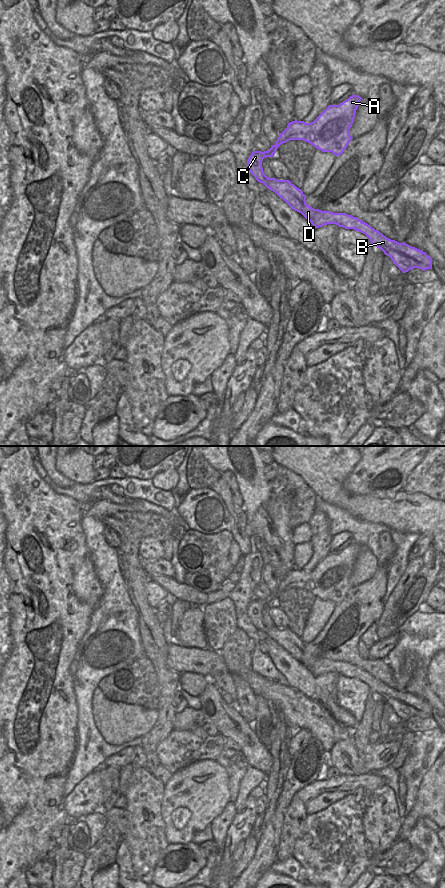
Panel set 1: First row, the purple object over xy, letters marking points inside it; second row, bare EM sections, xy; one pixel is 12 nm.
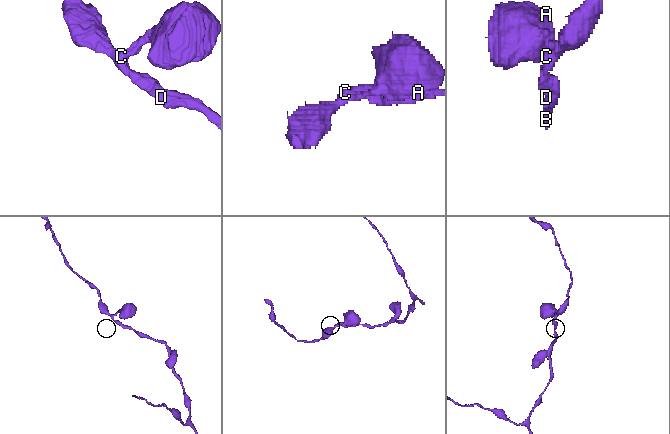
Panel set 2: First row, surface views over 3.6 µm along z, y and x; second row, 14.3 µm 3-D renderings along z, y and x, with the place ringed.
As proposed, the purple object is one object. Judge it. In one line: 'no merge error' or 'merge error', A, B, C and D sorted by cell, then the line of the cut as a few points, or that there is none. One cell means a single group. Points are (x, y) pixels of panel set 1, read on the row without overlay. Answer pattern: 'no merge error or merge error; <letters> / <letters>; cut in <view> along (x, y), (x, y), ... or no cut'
no merge error; A B C D; no cut

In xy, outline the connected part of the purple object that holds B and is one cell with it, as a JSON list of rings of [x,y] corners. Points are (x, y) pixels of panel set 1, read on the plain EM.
[[[352,543],[339,553],[329,553],[313,570],[292,569],[279,581],[275,593],[267,599],[253,599],[247,608],[247,616],[255,627],[275,640],[293,658],[301,661],[315,676],[327,672],[336,672],[345,677],[354,677],[365,682],[371,692],[389,704],[403,721],[419,716],[423,719],[432,717],[432,707],[425,700],[408,692],[399,691],[384,684],[367,671],[346,661],[333,661],[314,657],[306,652],[306,643],[289,628],[267,625],[262,616],[265,605],[273,605],[277,596],[290,588],[303,588],[322,600],[341,603],[353,587],[350,576],[354,570],[361,545]]]

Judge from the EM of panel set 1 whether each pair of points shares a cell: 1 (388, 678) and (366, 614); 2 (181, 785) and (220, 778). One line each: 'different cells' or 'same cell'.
1: same cell
2: same cell

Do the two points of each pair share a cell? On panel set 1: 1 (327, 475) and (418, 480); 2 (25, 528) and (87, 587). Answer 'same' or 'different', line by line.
1: different
2: different

